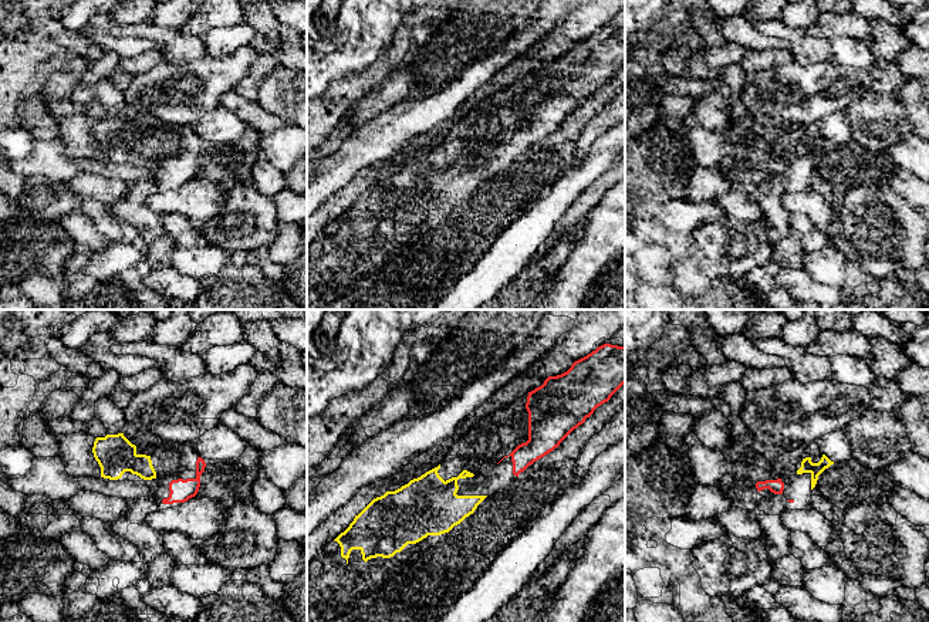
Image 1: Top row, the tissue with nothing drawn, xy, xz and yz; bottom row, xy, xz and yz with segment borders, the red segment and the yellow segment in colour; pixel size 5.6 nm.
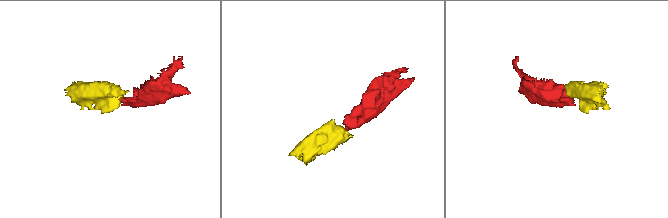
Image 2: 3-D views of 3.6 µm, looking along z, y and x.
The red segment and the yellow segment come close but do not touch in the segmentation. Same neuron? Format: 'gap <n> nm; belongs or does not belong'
gap 90 nm; belongs

